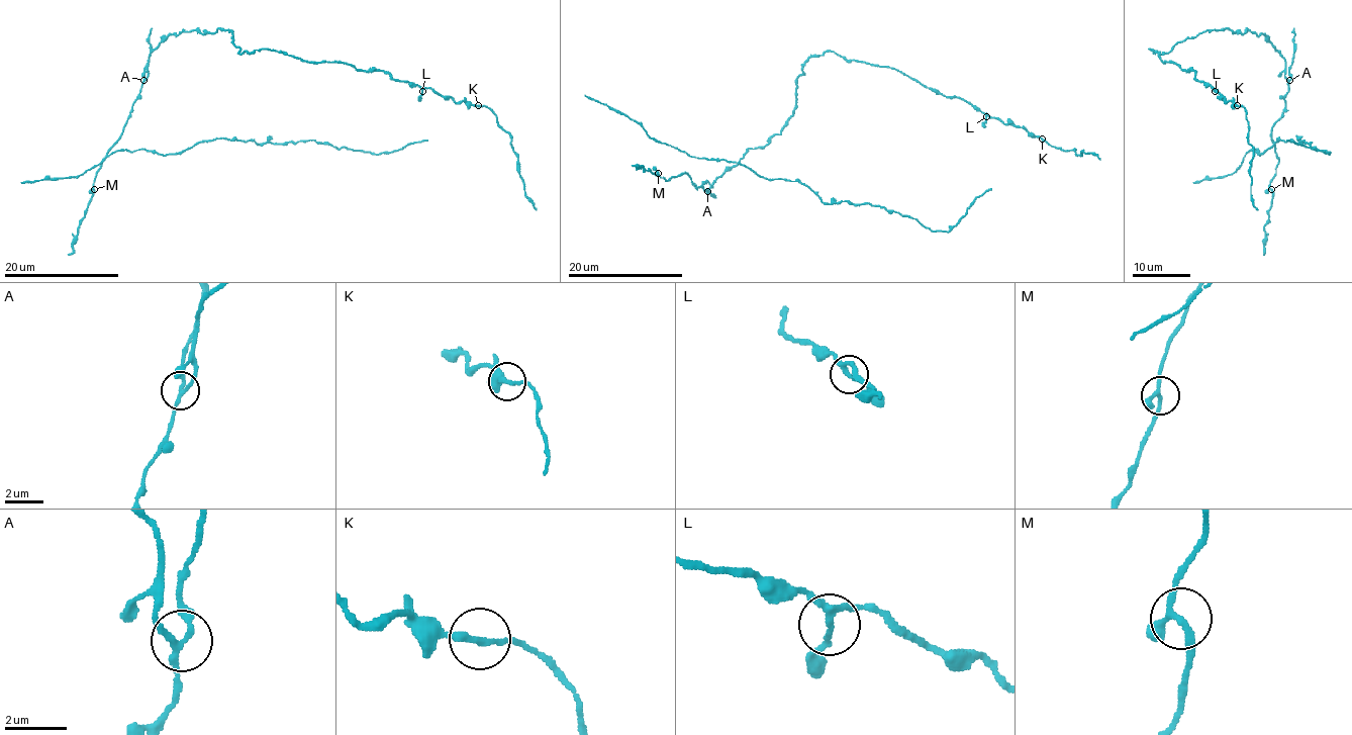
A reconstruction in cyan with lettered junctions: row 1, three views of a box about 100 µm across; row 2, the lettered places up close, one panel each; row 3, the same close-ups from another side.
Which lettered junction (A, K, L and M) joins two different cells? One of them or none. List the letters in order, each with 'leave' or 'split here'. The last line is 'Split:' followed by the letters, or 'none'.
A: split here
K: leave
L: leave
M: leave
Split: A

